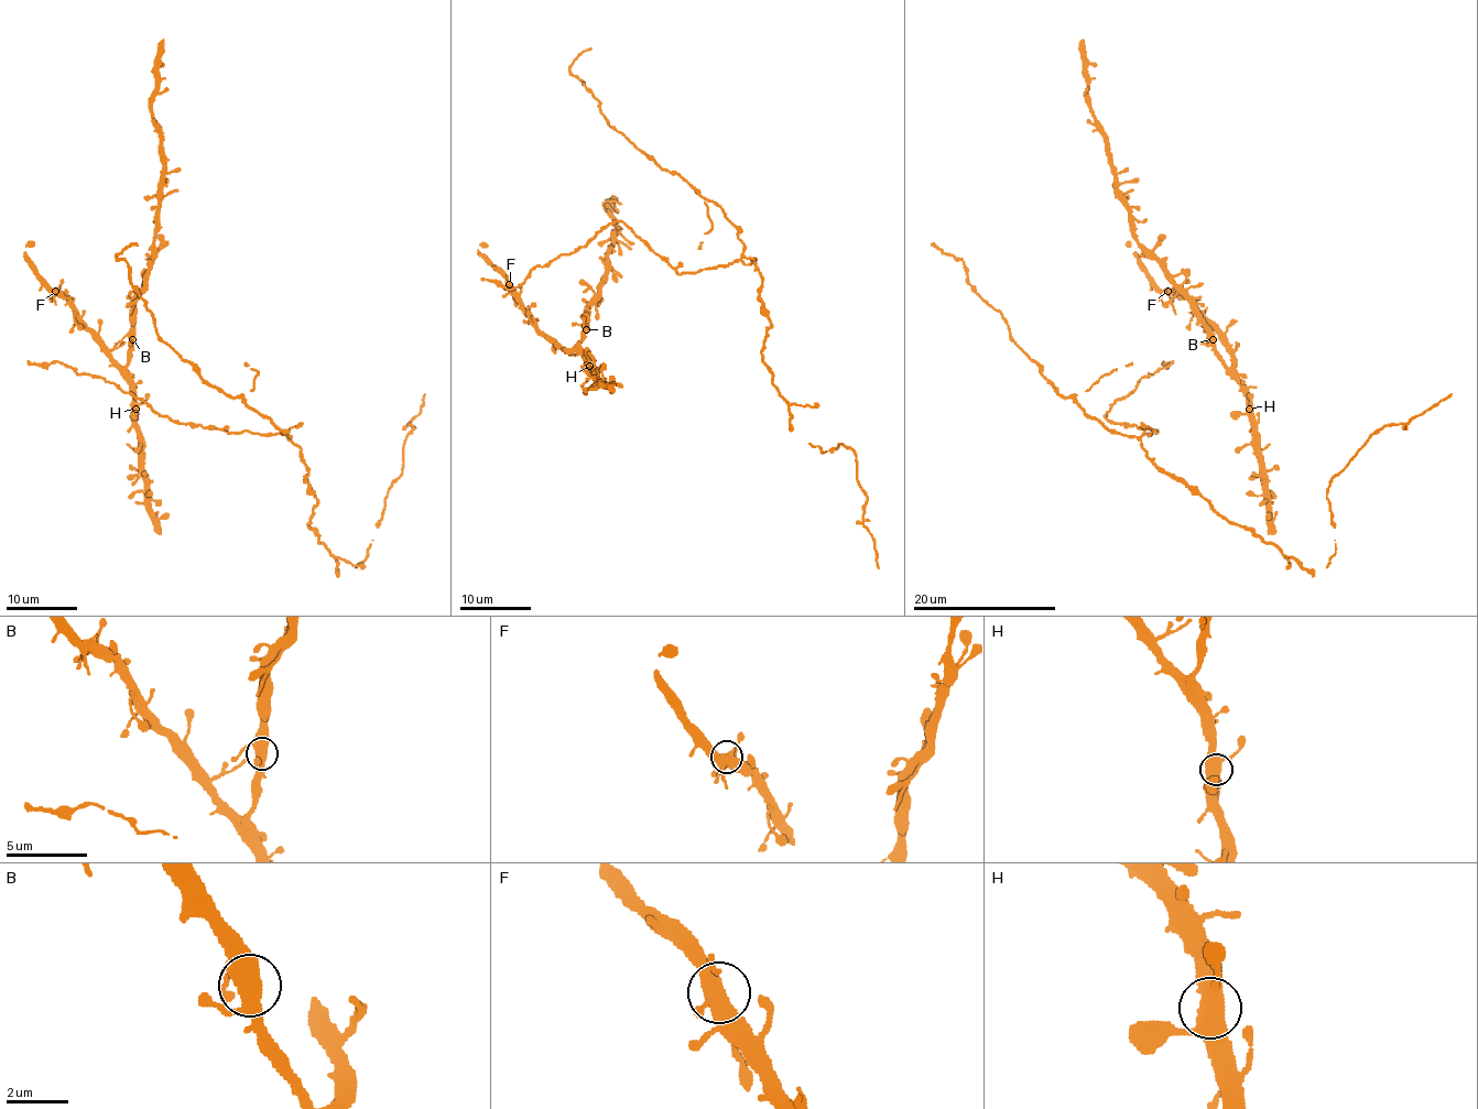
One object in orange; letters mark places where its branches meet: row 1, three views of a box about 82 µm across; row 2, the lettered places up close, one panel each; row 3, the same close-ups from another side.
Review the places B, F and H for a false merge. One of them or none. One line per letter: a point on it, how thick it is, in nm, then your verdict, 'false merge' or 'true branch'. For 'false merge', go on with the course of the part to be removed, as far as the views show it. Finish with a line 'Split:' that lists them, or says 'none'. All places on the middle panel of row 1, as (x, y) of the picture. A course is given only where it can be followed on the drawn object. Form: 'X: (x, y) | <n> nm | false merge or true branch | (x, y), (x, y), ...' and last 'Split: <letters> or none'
B: (586, 329) | 500 nm | true branch
F: (509, 284) | 480 nm | true branch
H: (589, 366) | 480 nm | true branch
Split: none

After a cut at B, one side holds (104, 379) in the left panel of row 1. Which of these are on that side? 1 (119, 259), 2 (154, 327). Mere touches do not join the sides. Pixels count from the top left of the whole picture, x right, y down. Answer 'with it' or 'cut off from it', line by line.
1: with it
2: with it

